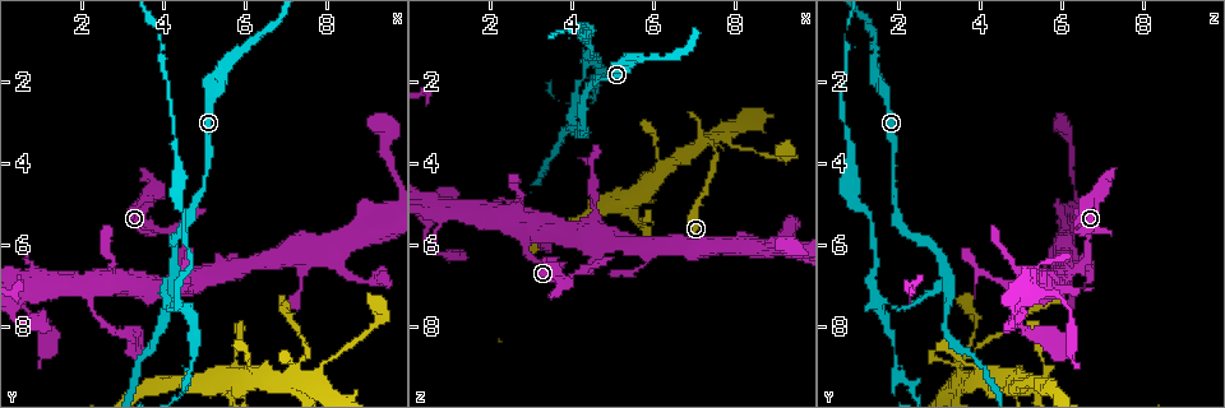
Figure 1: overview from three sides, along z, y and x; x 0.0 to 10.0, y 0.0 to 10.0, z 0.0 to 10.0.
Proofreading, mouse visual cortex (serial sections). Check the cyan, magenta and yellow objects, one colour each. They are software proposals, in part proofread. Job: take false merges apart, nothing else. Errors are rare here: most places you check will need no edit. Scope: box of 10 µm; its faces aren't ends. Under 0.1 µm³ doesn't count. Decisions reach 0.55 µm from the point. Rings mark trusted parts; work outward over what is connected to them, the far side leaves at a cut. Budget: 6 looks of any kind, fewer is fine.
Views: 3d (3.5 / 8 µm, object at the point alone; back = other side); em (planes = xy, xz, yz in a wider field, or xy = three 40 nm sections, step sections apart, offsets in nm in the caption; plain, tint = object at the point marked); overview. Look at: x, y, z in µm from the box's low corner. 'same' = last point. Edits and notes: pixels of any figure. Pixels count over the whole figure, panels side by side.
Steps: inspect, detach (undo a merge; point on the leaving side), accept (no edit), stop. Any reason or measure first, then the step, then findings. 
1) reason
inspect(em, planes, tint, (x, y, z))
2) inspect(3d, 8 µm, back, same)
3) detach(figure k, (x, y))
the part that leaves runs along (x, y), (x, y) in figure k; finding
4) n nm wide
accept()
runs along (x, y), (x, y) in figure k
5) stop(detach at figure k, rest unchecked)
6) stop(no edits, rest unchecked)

a fork
inspect(3d, 3.5 µm, (4.25, 6.65, 3.10))

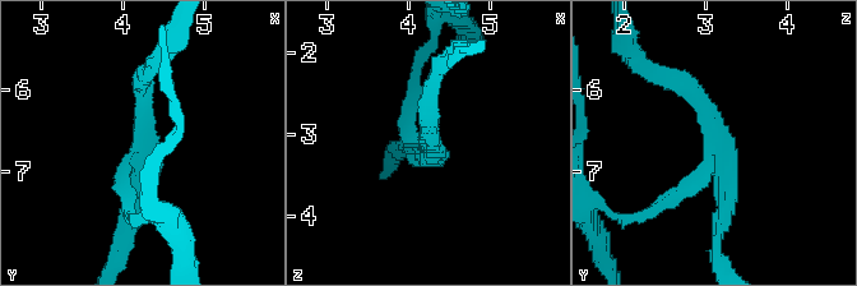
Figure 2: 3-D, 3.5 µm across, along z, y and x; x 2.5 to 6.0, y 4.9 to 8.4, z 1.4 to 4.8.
3 arms; arms of 150, 200, 250 nm
inspect(em, xy, step 2, tint, (4.25, 6.60, 3.15))

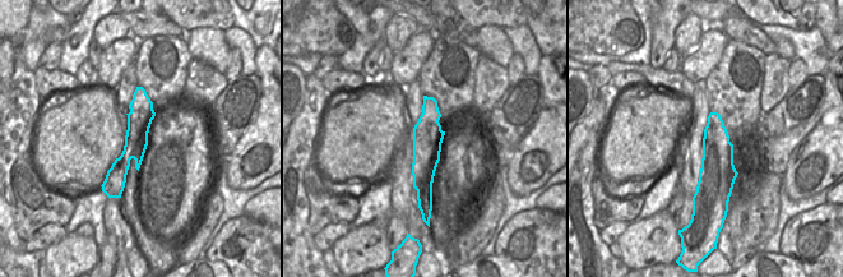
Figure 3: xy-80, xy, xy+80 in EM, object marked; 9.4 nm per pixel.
detach(figure 2, (679, 195))
the part that leaves runs along (710, 162), (665, 206), (619, 221) in figure 2; a second cell is stuck on

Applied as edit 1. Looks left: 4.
abrupt turn
inspect(3d, 3.5 µm, (4.40, 5.70, 6.65))

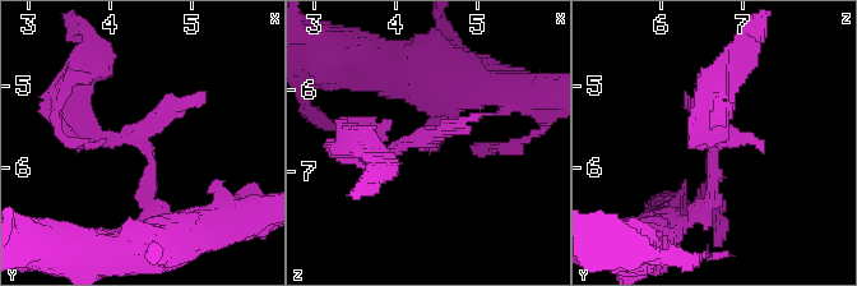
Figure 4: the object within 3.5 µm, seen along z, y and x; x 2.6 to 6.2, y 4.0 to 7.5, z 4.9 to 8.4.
shape alone is not enough
inspect(em, planes, tint, (4.40, 5.70, 6.65))

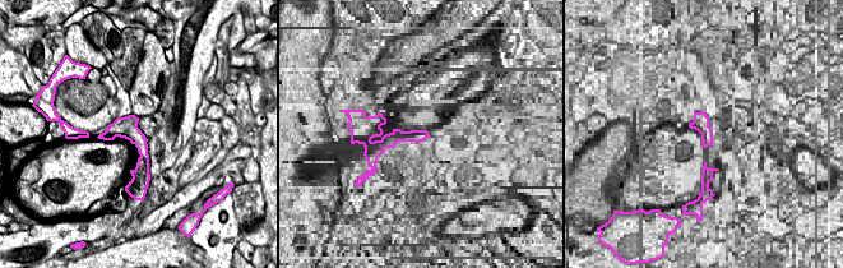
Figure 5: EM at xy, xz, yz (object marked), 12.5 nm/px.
cut it another way
inspect(em, xy, step 3, tint, same)

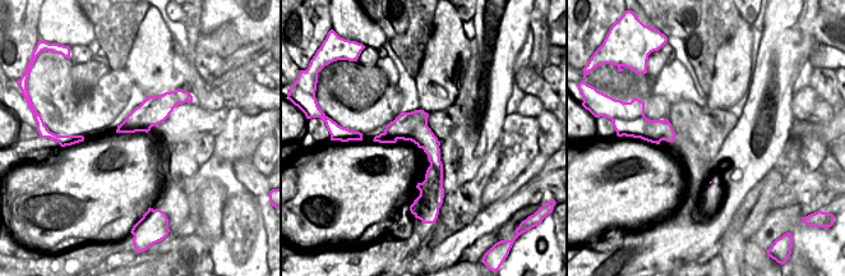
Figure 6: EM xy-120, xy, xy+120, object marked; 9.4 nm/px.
260 nm wide
accept()
runs along (403, 115), (433, 151), (432, 192) in figure 6; all the same cell

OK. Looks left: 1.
stop(detach at figure 2, rest unchecked)

